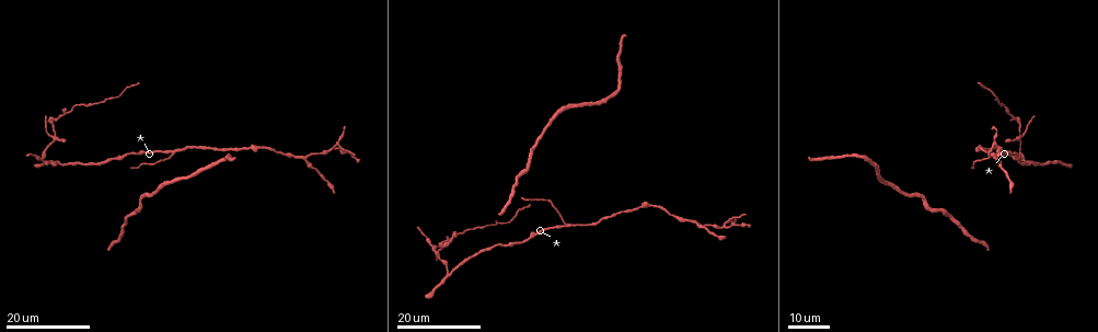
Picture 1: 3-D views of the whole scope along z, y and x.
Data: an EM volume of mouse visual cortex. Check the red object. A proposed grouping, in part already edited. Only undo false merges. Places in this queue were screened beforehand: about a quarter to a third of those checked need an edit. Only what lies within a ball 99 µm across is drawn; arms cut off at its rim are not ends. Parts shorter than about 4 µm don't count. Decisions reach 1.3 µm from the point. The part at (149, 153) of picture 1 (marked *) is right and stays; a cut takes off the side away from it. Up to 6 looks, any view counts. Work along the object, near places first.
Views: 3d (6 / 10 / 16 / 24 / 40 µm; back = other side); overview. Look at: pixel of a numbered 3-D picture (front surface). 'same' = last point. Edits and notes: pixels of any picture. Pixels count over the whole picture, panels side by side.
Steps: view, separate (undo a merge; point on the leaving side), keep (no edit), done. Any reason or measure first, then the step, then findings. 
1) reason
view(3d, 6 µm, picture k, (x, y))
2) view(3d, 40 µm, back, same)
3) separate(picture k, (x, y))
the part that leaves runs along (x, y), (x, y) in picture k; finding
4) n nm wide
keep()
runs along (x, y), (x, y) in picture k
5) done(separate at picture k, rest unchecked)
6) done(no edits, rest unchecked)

three-way junction
view(3d, 16 µm, picture 1, (432, 246))

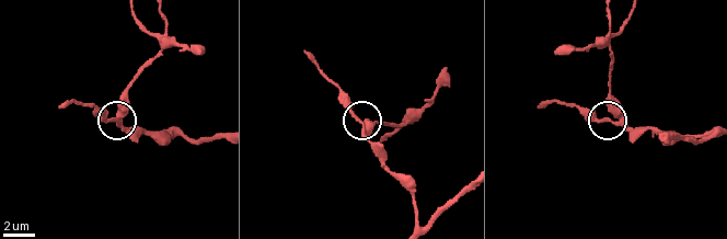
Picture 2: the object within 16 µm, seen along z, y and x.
view(3d, 6 µm, picture 2, (122, 112))

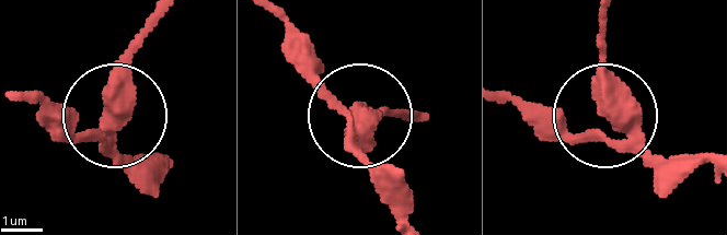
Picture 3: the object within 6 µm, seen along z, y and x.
view(3d, 6 µm, back, picture 3, (615, 113))

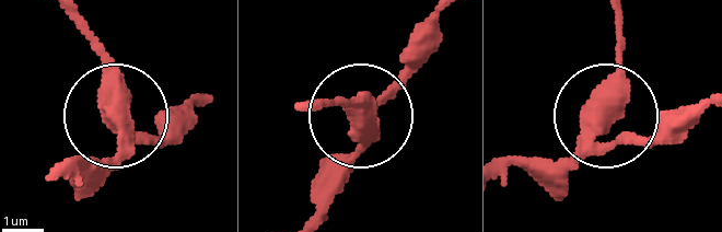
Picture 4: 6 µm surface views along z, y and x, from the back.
keep()
runs along (507, 161), (558, 158), (607, 123), (680, 140) in picture 4; one cell here

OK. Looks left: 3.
thick turns thin
view(3d, 16 µm, picture 1, (442, 241))

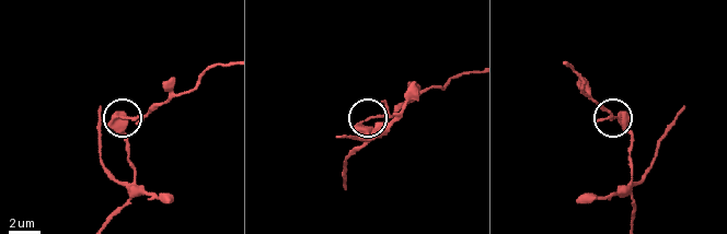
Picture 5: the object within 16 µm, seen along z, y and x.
view(3d, 6 µm, picture 5, (367, 119))

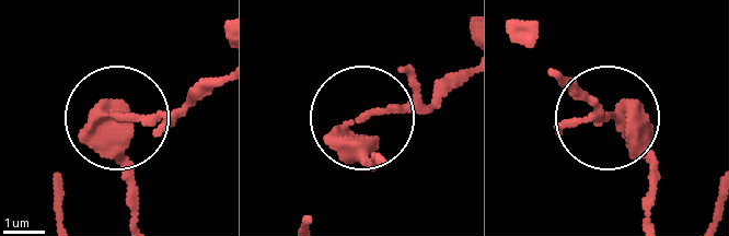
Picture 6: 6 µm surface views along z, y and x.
370 nm wide
separate(picture 6, (163, 115))
the part that leaves runs along (347, 119), (417, 108), (459, 87) in picture 6; two cells meet here

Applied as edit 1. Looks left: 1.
done(separate at picture 6, rest unchecked)

